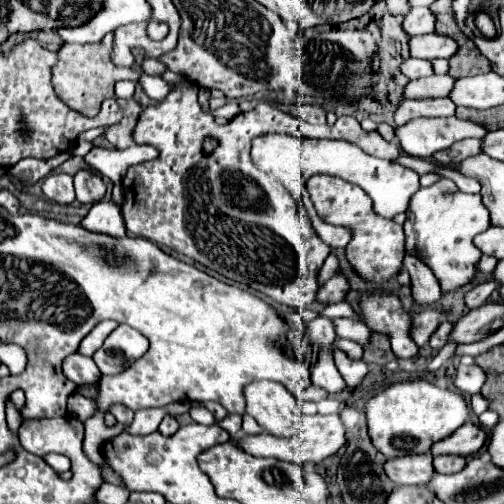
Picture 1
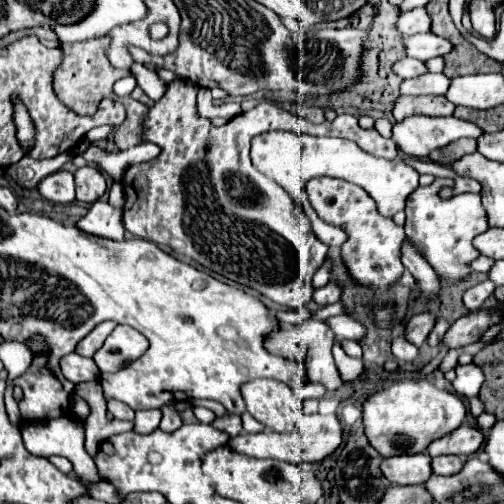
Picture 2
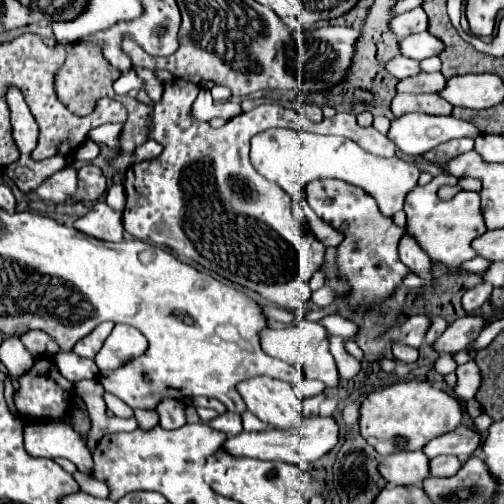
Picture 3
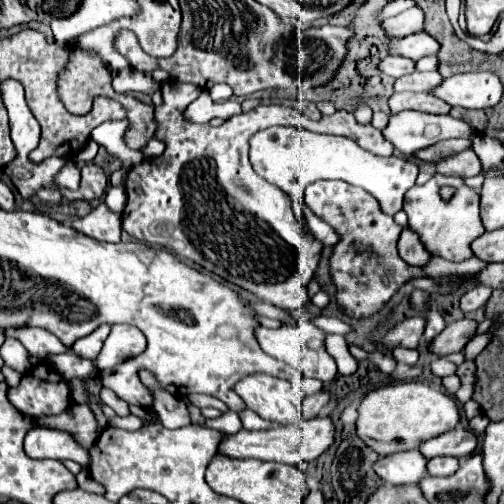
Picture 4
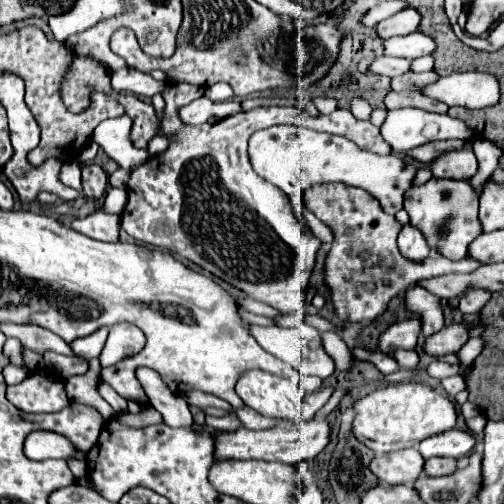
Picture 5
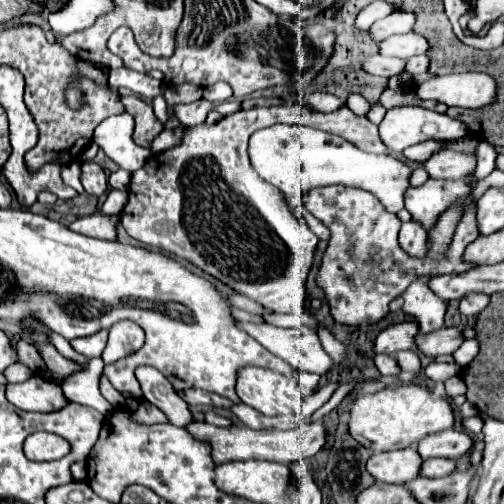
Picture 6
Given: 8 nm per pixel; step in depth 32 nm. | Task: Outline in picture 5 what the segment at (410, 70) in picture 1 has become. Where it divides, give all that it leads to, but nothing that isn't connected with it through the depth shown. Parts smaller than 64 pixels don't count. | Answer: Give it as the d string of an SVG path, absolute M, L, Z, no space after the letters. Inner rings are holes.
M378 56L376 60L372 60L372 70L376 74L382 74L382 76L388 76L388 78L394 78L394 76L400 76L404 72L410 70L410 62L404 60L404 58L388 58L388 56Z

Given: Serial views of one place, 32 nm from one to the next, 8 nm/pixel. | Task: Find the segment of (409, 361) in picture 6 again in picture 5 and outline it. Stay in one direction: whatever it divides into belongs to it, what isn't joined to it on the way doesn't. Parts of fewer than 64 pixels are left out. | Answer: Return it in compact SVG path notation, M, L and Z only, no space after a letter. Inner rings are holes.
M396 350L394 358L406 370L416 370L418 368L418 354L414 350Z

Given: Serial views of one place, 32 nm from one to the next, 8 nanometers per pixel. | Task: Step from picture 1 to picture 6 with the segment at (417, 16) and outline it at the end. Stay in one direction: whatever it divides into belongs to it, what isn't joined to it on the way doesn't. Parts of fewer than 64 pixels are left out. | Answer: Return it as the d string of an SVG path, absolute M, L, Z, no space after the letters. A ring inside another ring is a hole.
M392 12L390 16L376 20L370 28L368 28L368 36L376 42L394 36L394 34L406 34L412 30L414 24L414 14L410 12Z

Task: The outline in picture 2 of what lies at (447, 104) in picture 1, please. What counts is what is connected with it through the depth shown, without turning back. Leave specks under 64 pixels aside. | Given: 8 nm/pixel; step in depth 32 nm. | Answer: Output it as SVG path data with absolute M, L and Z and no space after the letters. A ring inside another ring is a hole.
M400 95L393 108L395 120L406 114L428 114L428 116L450 116L454 112L454 104L444 96L405 96Z

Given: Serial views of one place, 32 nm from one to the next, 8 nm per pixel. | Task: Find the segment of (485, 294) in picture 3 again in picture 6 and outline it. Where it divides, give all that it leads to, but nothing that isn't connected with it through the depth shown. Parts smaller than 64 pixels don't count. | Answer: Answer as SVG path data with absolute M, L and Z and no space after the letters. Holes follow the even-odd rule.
M470 294L470 296L464 296L460 300L460 314L466 316L466 318L478 316L486 306L488 306L488 296L484 296L484 294Z

